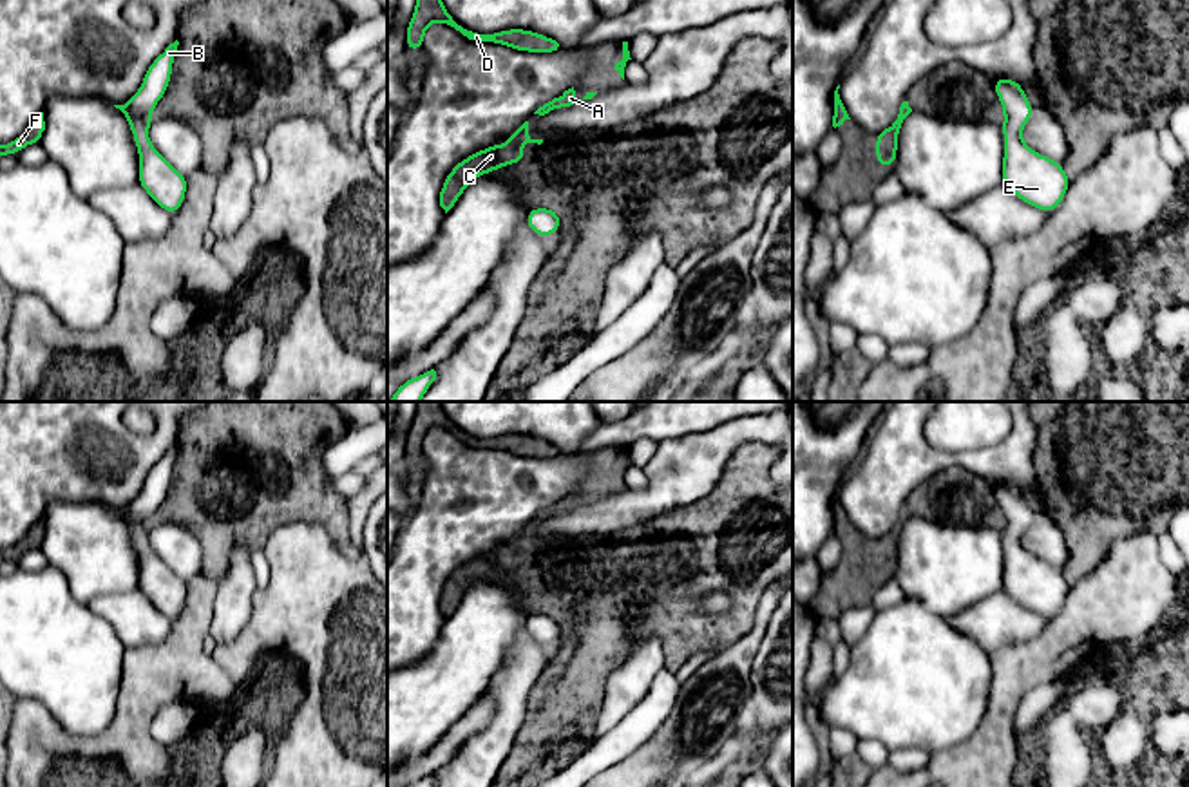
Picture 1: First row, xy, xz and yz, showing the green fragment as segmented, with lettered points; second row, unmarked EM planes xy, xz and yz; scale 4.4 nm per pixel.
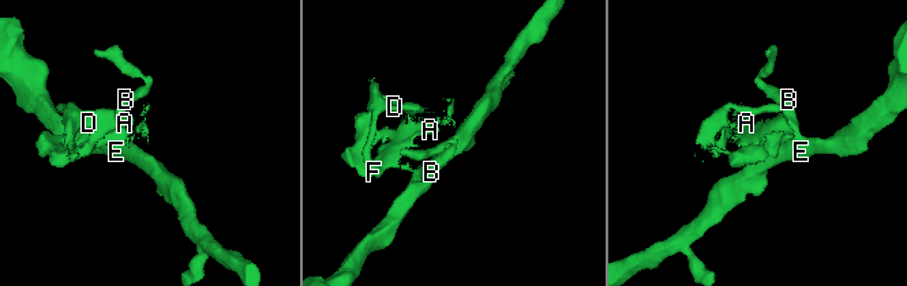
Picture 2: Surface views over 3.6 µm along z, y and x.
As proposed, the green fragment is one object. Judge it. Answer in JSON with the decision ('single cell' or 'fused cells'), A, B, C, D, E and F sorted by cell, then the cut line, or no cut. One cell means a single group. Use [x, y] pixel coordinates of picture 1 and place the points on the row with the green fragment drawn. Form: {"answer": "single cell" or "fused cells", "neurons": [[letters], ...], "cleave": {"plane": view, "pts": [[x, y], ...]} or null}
{"answer": "fused cells", "neurons": [["A", "C", "D", "F"], ["B", "E"]], "cleave": {"plane": "xy", "pts": [[149, 111], [145, 116], [147, 123]]}}

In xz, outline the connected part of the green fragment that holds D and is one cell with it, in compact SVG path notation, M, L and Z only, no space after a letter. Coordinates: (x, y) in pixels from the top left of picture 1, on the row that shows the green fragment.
M416 0L414 13L405 31L405 49L423 52L423 34L433 22L449 25L471 43L499 43L516 51L552 52L559 43L541 33L527 29L505 29L499 33L474 33L461 25L442 4L442 0Z

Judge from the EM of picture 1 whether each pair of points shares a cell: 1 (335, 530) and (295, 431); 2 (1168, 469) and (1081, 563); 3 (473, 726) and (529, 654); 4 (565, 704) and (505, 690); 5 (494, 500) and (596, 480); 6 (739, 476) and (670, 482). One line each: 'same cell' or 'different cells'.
1: same cell
2: same cell
3: different cells
4: different cells
5: different cells
6: different cells

